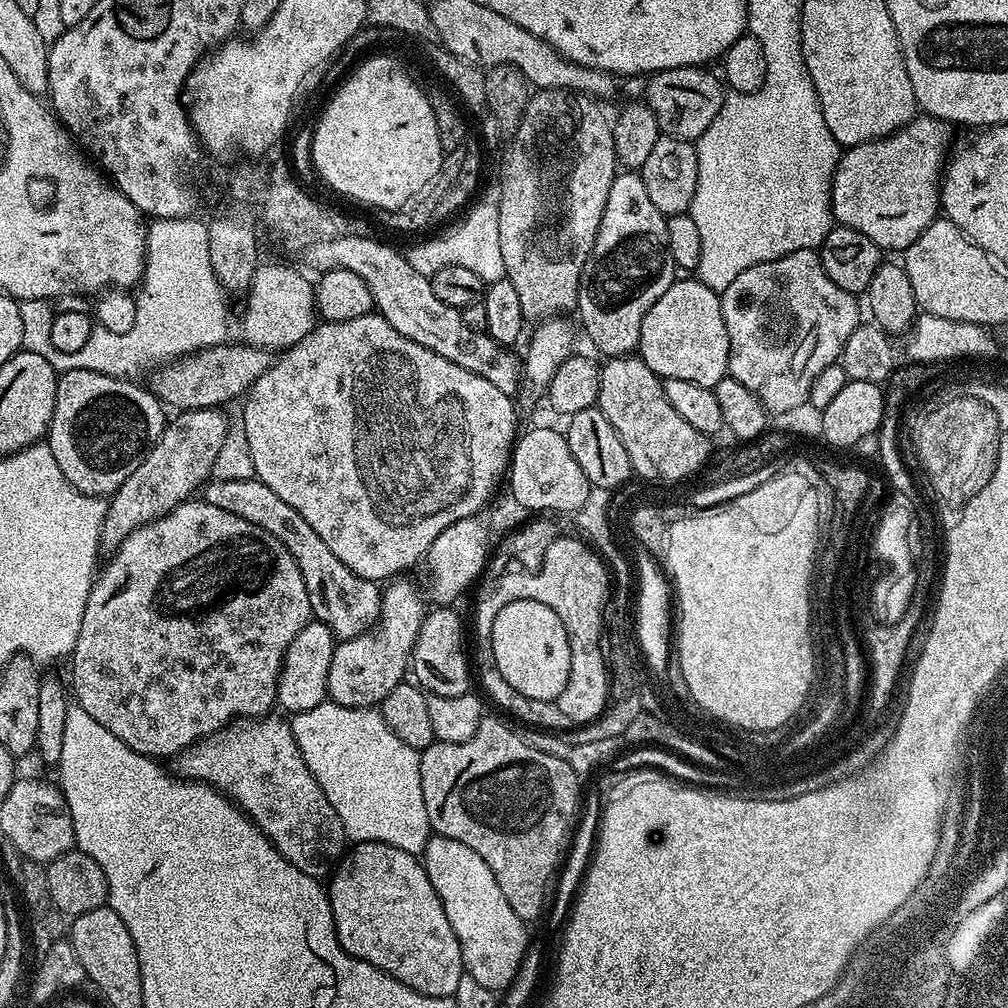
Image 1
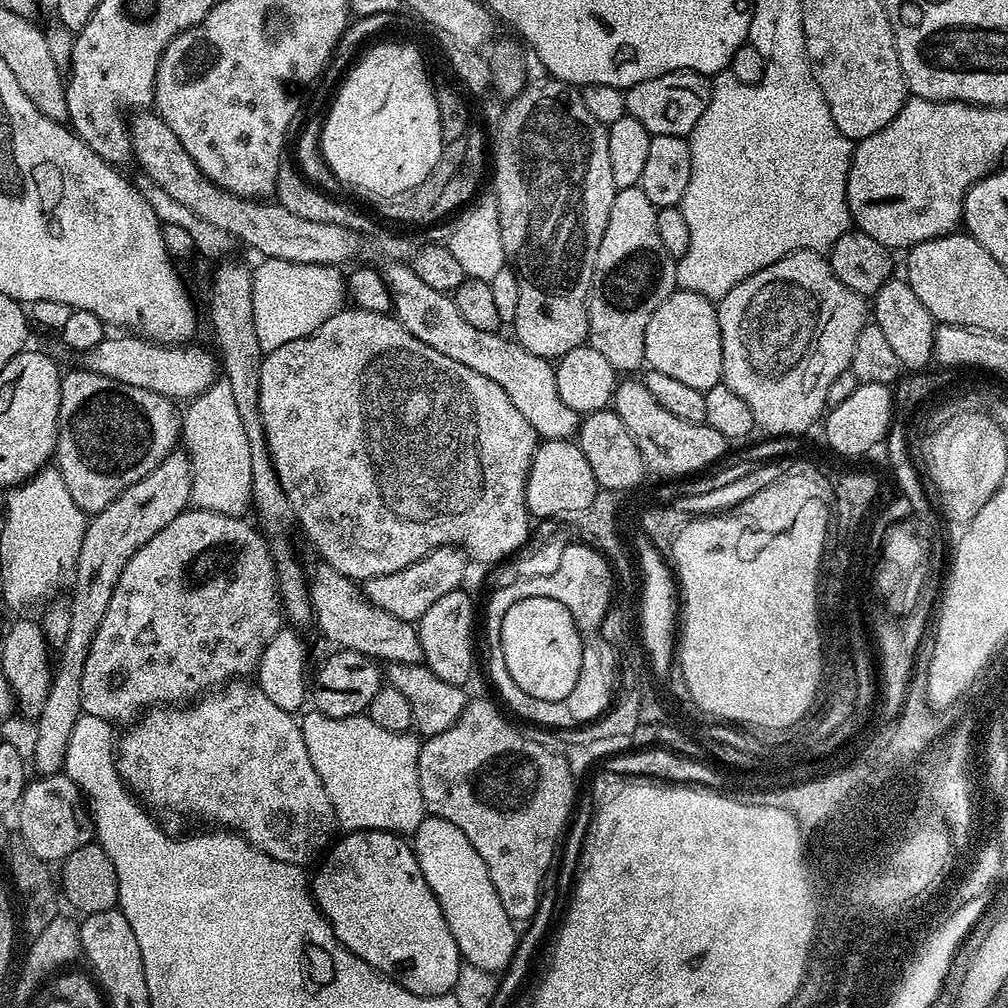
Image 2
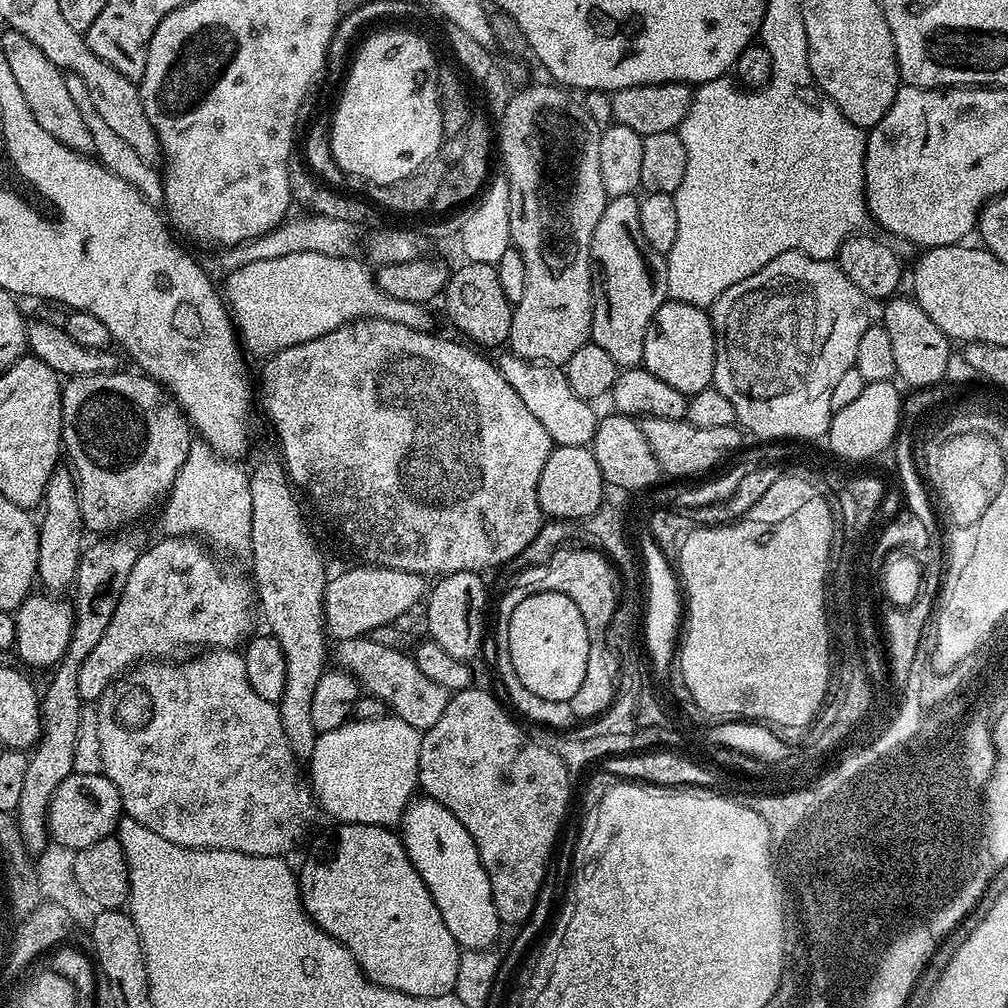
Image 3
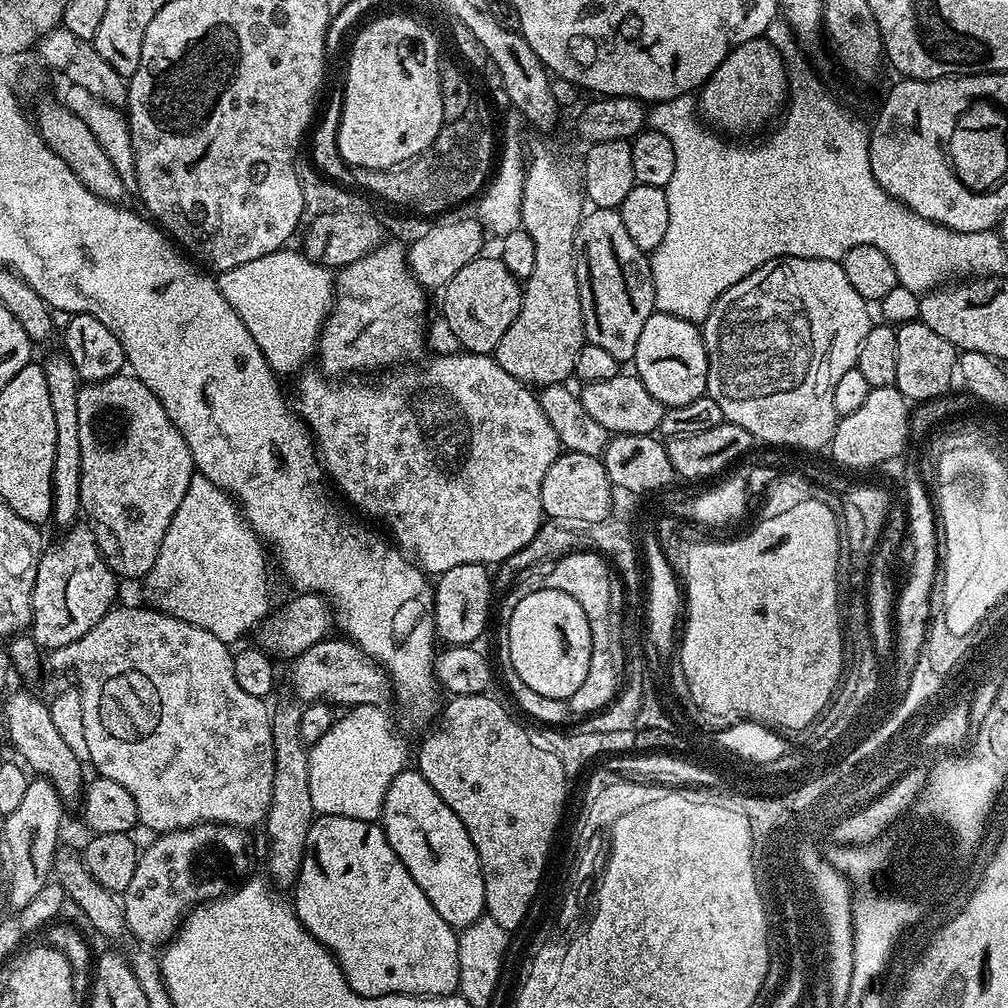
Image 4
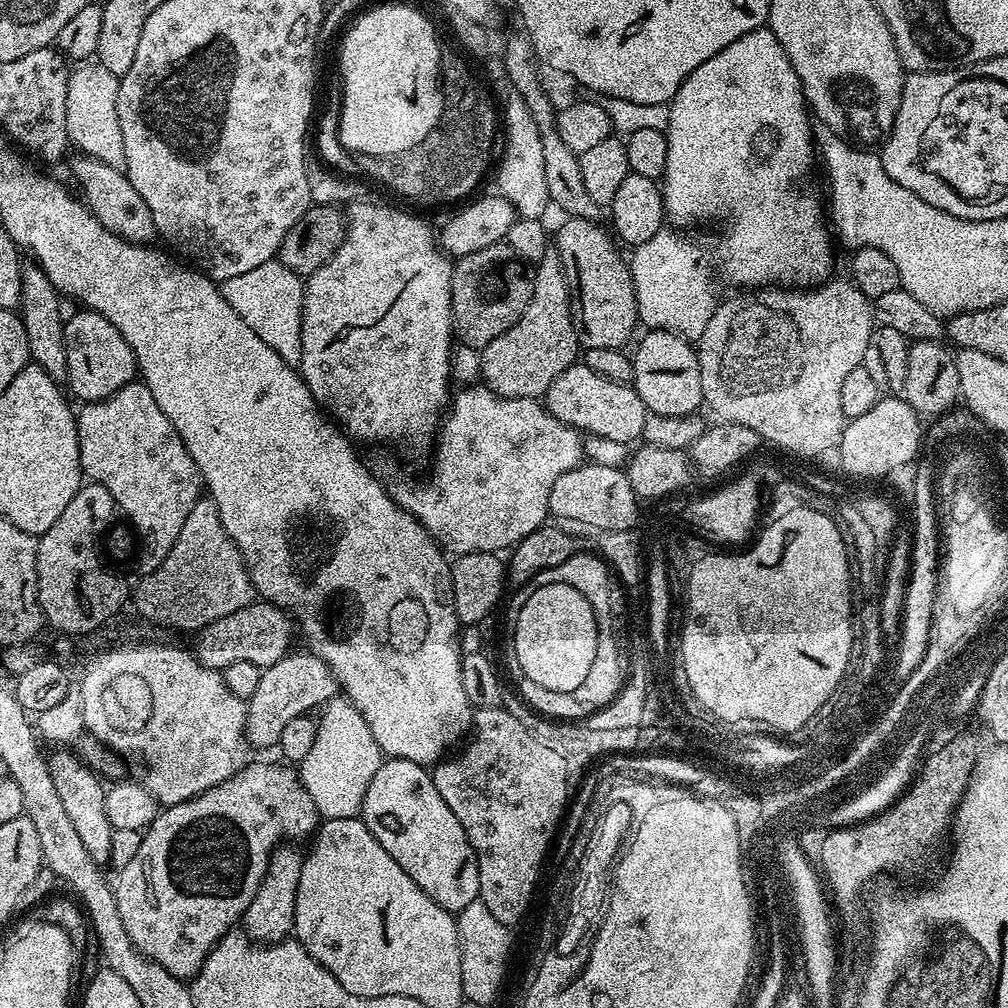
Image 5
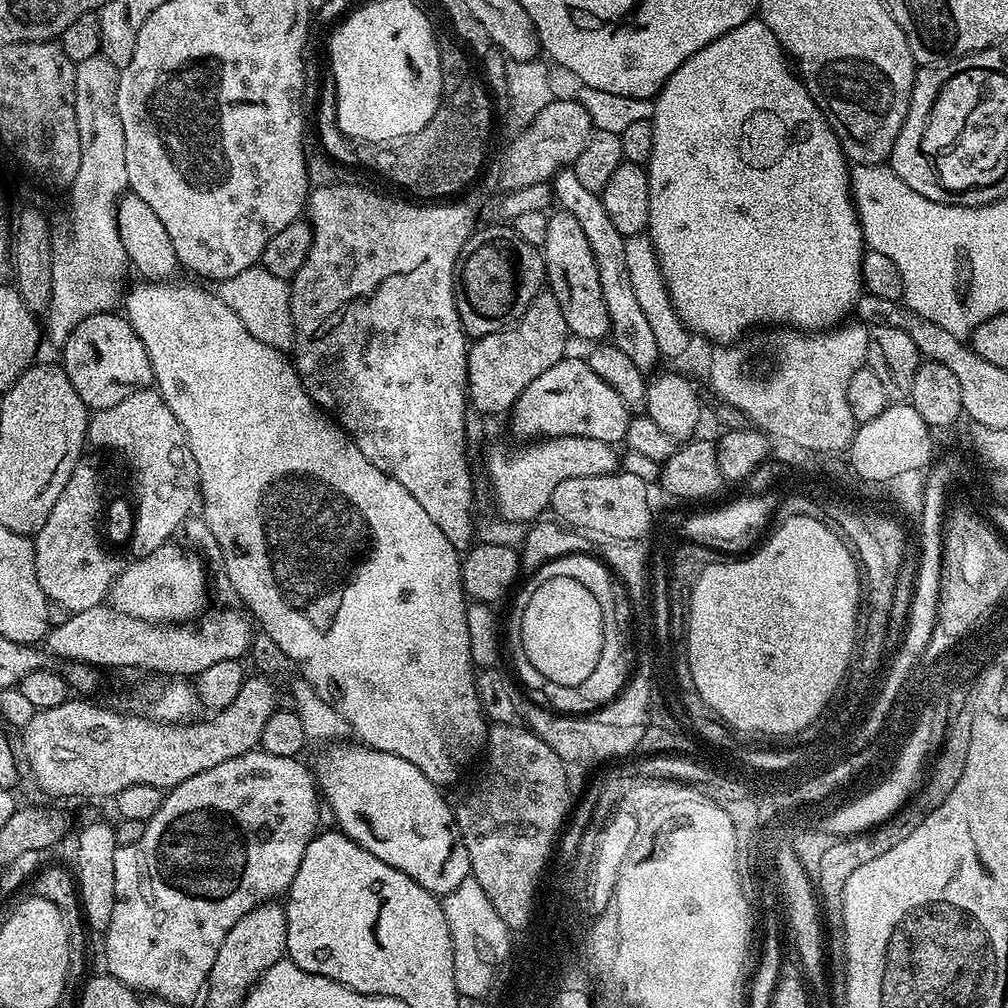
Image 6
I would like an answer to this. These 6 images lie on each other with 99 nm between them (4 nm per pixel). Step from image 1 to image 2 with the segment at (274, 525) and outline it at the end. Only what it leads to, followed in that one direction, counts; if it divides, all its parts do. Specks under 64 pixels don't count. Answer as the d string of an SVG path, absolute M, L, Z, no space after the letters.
M323 562L317 565L313 572L311 569L307 573L308 597L312 603L314 624L320 627L321 634L332 646L345 652L361 652L380 662L421 663L420 634L413 621L394 618L394 614L373 604L357 581L338 574L334 566Z

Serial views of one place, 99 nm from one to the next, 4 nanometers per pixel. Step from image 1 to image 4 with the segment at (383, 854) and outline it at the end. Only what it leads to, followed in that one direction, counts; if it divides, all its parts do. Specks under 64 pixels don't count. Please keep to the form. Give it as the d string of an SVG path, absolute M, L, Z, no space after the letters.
M327 814L317 815L312 821L310 830L306 834L308 847L304 850L304 857L300 863L300 873L294 885L296 900L294 899L294 911L302 922L304 929L322 946L326 946L332 952L332 956L338 962L350 990L354 990L363 996L450 996L459 989L458 982L458 932L452 928L434 905L430 898L422 894L422 886L410 878L410 870L402 866L398 854L390 846L383 827L379 823L362 820L358 816L330 816Z

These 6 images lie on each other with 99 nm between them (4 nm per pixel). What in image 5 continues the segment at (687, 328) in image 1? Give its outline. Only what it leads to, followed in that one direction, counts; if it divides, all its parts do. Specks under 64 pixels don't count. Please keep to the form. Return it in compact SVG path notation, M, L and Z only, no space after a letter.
M661 328L643 333L640 345L632 357L632 378L638 398L651 414L681 416L691 412L699 413L704 404L702 374L696 357L696 348L676 332Z

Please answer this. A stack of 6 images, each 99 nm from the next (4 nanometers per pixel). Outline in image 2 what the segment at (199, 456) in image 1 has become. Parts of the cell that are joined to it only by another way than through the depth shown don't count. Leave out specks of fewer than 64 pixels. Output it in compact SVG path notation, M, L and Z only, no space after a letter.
M173 450L157 468L146 474L146 478L138 478L138 482L122 490L122 494L118 494L118 498L114 498L106 510L95 513L89 519L71 577L72 600L69 599L66 604L70 614L70 630L67 631L66 644L58 652L60 661L57 664L55 661L46 702L42 702L42 710L34 720L36 741L32 744L30 764L33 769L37 768L40 776L55 776L64 767L70 734L74 734L74 726L82 714L82 666L86 662L86 654L90 652L90 642L94 640L98 626L102 626L106 606L110 606L110 594L114 594L114 586L118 586L122 570L126 570L126 562L130 562L130 558L134 558L137 550L146 546L146 542L150 542L158 530L174 522L174 518L178 518L178 514L189 507L191 476L188 453Z

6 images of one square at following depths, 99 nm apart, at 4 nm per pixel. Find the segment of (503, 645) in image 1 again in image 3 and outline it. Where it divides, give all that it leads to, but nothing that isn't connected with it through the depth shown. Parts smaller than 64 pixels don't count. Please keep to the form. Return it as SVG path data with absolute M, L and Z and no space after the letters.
M561 592L534 593L519 602L520 632L528 632L528 636L520 636L520 652L528 656L528 664L532 664L532 688L544 692L545 696L554 697L554 702L571 702L578 686L582 686L582 678L586 678L586 658L590 654L590 641L586 622L578 611L578 606L566 598Z

